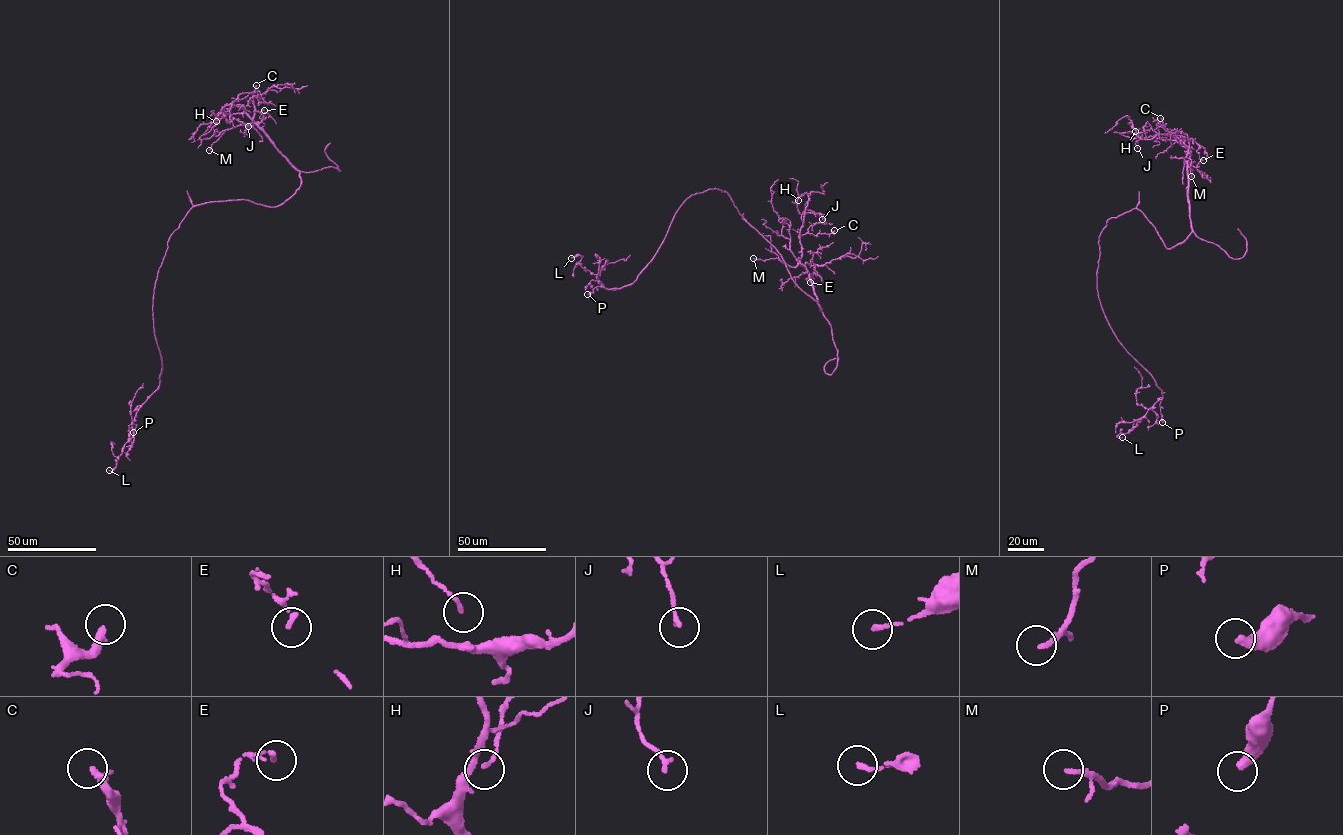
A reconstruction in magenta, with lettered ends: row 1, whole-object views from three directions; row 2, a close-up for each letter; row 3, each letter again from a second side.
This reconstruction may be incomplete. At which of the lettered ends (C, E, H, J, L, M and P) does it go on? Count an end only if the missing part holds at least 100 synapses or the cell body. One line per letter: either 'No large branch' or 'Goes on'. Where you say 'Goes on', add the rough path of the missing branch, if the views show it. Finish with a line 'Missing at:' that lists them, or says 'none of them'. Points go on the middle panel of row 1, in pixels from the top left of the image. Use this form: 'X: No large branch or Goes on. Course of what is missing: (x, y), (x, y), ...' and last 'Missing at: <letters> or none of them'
C: No large branch
E: No large branch
H: No large branch
J: No large branch
L: No large branch
M: No large branch
P: No large branch
Missing at: none of them

